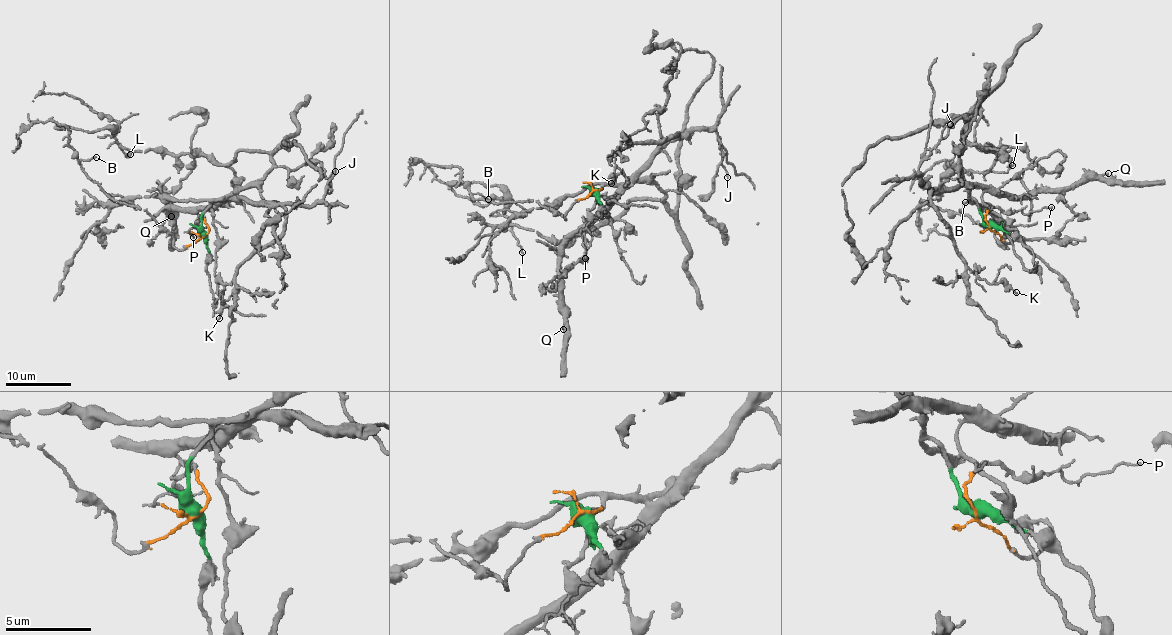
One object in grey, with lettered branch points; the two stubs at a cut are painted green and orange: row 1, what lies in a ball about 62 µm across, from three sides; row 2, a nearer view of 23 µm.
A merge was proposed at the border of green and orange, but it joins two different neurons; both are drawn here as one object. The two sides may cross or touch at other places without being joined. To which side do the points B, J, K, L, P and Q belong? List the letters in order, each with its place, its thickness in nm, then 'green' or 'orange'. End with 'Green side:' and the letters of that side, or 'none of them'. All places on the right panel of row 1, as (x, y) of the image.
B: place (965, 202); calibre 130 nm; orange
J: place (950, 124); calibre 140 nm; green
K: place (1016, 292); calibre 120 nm; green
L: place (1012, 165); calibre 140 nm; green
P: place (1051, 207); calibre 100 nm; orange
Q: place (1108, 173); calibre 160 nm; green
Green side: J, K, L, Q

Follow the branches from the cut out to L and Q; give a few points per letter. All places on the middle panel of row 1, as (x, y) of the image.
L: (596, 191), (643, 181), (664, 194), (662, 200), (633, 199), (617, 216), (561, 239), (513, 225), (522, 253)
Q: (596, 191), (614, 185), (617, 195), (578, 227), (563, 249), (560, 260), (563, 329)

